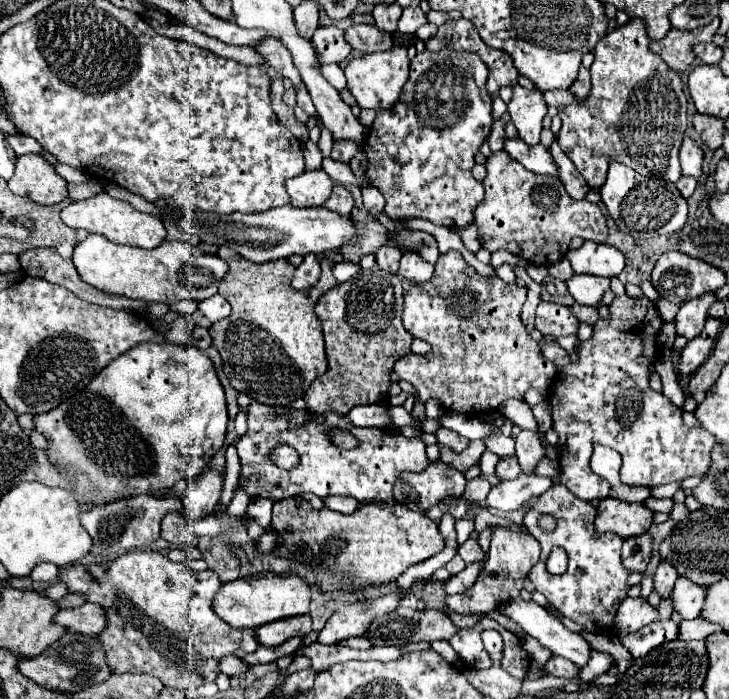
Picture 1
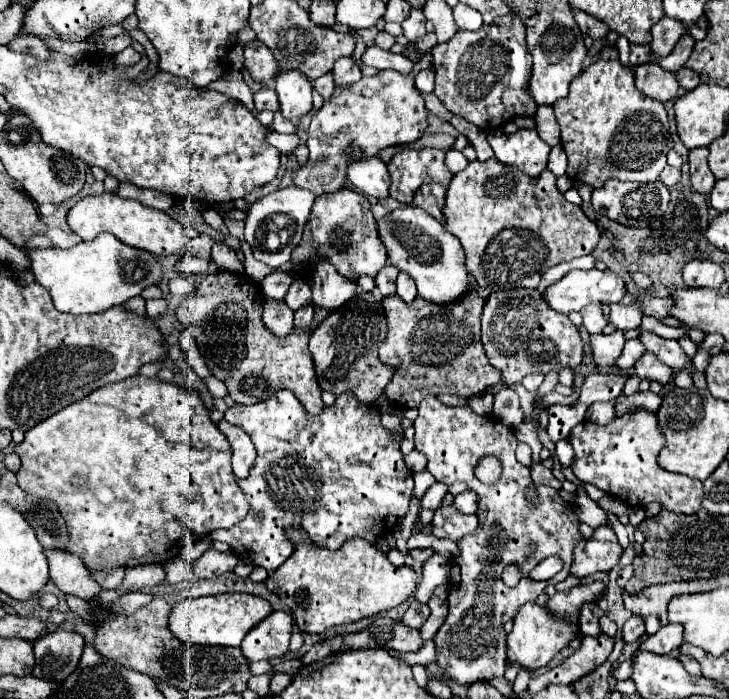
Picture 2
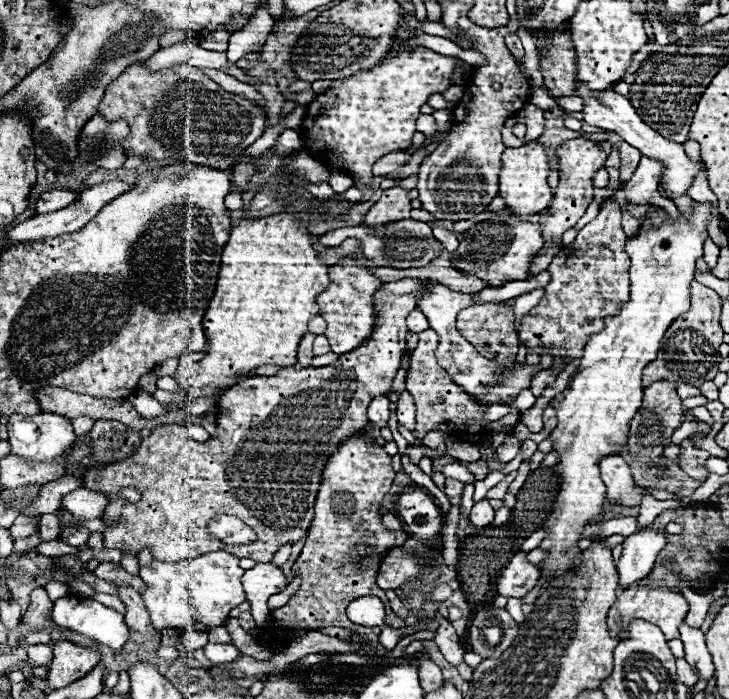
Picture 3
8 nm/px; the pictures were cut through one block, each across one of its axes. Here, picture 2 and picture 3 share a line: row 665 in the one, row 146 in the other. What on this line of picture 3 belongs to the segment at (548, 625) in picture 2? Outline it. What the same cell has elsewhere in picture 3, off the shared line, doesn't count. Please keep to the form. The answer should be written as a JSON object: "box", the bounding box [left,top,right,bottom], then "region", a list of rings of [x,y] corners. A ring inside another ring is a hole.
{"box":[498,142,552,220],"region":[[[528,142],[518,148],[506,148],[502,154],[502,172],[500,172],[500,190],[498,194],[506,200],[506,206],[524,220],[528,214],[538,214],[552,202],[552,190],[546,182],[550,166],[548,166],[548,148],[540,142]]]}

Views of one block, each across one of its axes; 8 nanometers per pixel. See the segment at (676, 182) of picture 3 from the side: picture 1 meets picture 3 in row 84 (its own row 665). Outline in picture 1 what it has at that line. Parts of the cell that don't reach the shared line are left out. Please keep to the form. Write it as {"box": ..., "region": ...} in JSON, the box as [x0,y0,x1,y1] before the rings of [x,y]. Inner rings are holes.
{"box":[498,598,592,668],"region":[[[518,598],[506,602],[498,610],[512,618],[516,624],[520,624],[526,630],[526,634],[538,638],[554,654],[572,660],[580,668],[588,664],[592,646],[580,634],[570,632],[558,618],[548,614],[536,602],[526,602]]]}

